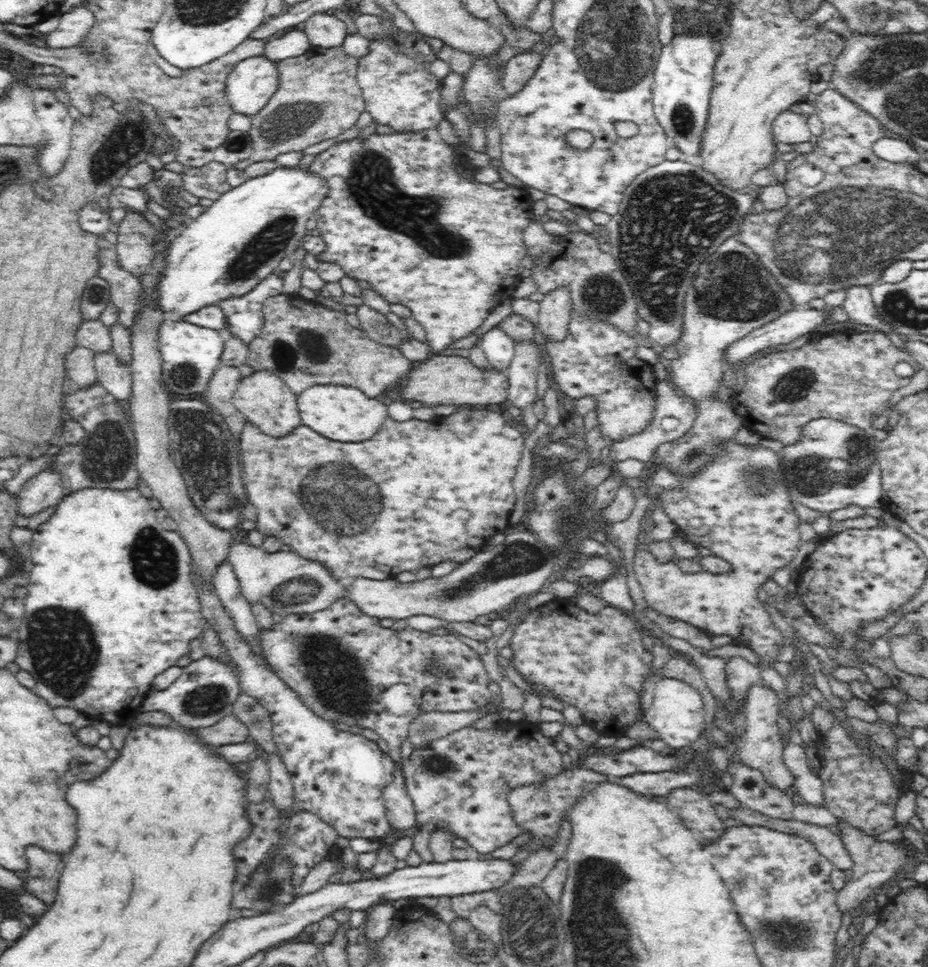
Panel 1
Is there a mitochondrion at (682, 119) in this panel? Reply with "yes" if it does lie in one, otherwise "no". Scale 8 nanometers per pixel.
yes

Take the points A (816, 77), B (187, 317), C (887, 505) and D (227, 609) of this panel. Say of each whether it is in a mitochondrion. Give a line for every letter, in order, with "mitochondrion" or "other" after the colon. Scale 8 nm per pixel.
A: other
B: other
C: other
D: other

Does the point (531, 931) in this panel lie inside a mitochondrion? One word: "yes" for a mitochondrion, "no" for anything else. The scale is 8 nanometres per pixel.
yes

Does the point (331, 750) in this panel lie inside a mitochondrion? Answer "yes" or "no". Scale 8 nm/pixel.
no

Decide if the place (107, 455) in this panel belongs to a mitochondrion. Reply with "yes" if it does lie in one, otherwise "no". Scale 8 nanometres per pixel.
yes

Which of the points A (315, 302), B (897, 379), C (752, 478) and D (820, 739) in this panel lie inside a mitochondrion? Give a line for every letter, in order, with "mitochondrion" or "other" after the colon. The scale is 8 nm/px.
A: other
B: other
C: mitochondrion
D: other

